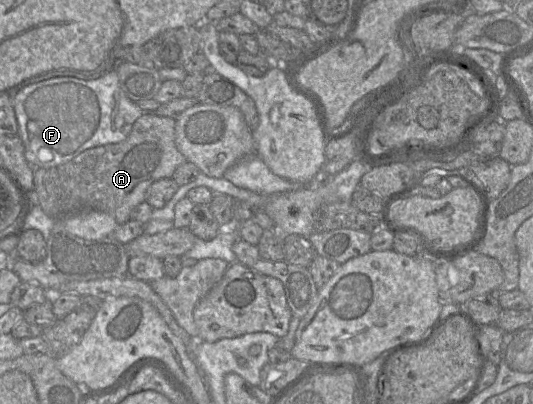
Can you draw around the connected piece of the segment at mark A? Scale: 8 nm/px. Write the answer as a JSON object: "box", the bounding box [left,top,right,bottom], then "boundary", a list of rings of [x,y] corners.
{"box":[32,112,186,225],"boundary":[[[144,112],[133,124],[128,137],[120,142],[94,147],[83,151],[69,162],[50,168],[34,168],[32,199],[52,218],[60,218],[81,210],[97,210],[110,214],[118,225],[131,220],[136,206],[145,201],[149,187],[160,179],[172,178],[175,170],[186,159],[175,143],[175,122],[171,117],[154,112]]]}

